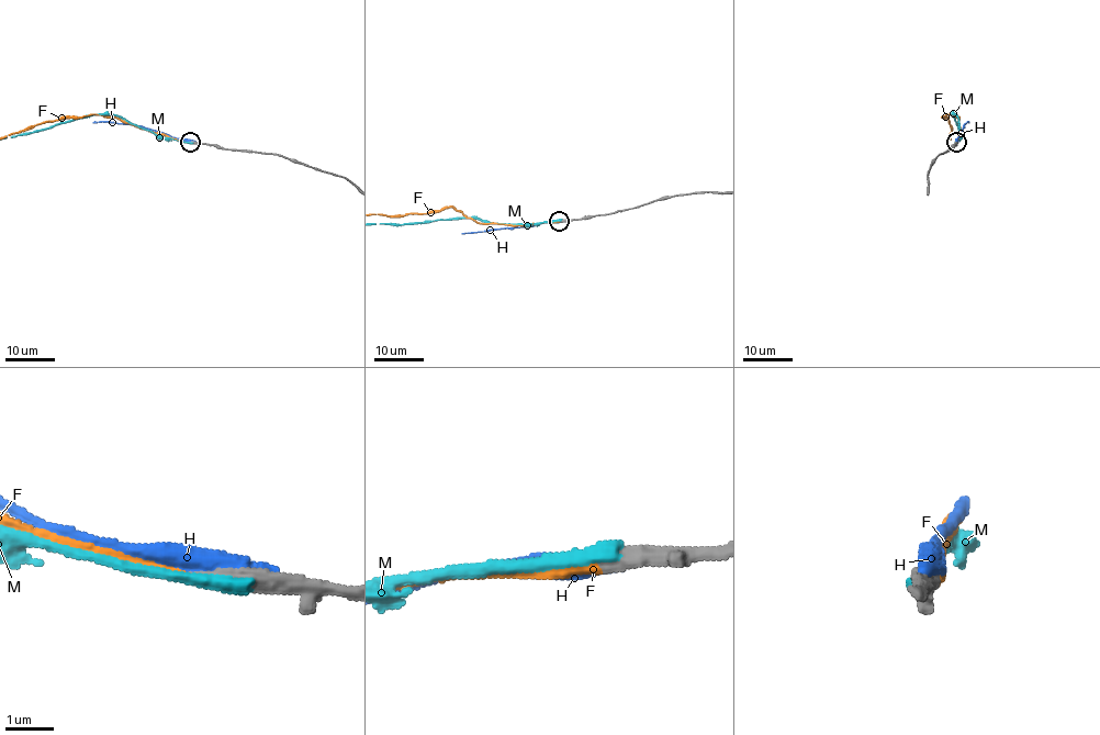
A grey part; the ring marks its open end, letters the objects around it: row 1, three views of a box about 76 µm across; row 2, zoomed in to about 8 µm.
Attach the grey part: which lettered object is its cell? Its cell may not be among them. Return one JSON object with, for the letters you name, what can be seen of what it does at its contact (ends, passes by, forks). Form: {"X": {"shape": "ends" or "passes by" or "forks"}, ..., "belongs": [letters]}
{"F": {"shape": "ends"}, "belongs": ["F"]}

